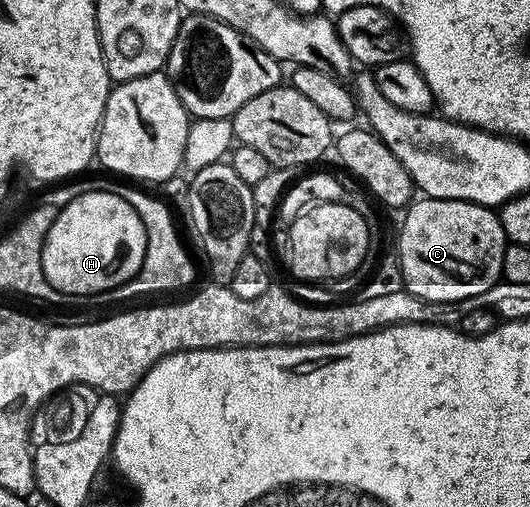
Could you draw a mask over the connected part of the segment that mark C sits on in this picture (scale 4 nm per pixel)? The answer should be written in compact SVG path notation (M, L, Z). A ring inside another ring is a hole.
M420 197L403 215L404 224L400 227L398 254L404 286L412 295L435 303L459 304L460 300L477 298L494 284L501 282L506 240L500 216L493 208L483 207L480 203L467 203L464 199Z

